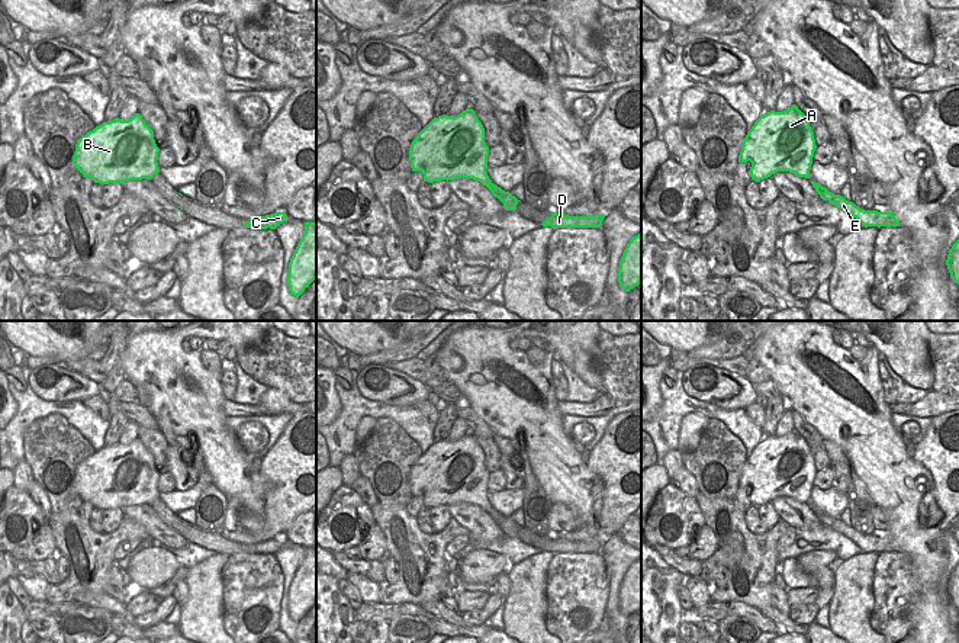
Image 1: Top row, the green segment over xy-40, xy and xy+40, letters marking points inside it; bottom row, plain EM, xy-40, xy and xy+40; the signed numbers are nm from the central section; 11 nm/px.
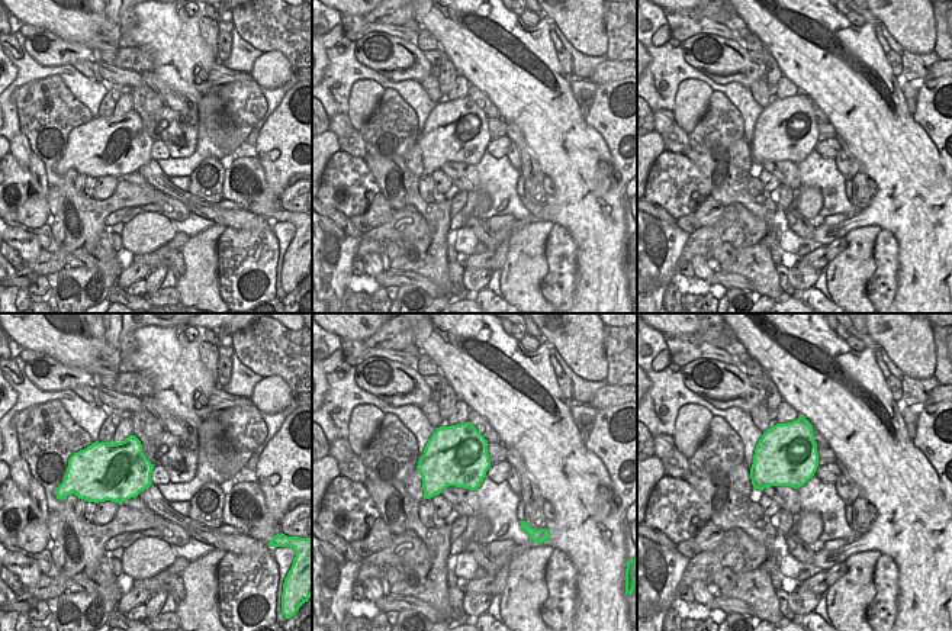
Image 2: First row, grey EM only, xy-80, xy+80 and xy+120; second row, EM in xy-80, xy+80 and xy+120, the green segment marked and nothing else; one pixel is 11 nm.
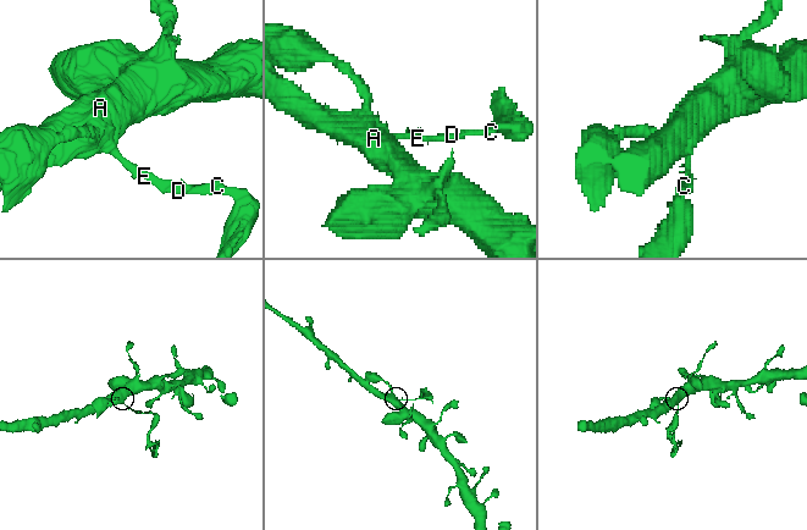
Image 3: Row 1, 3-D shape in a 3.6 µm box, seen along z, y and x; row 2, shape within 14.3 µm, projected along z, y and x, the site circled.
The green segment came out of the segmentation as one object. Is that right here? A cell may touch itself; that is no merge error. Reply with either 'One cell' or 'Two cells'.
Two cells

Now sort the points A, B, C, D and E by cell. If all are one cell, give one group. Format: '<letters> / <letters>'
A B / C D E

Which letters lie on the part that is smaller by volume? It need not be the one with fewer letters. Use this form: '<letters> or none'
C, D, E

